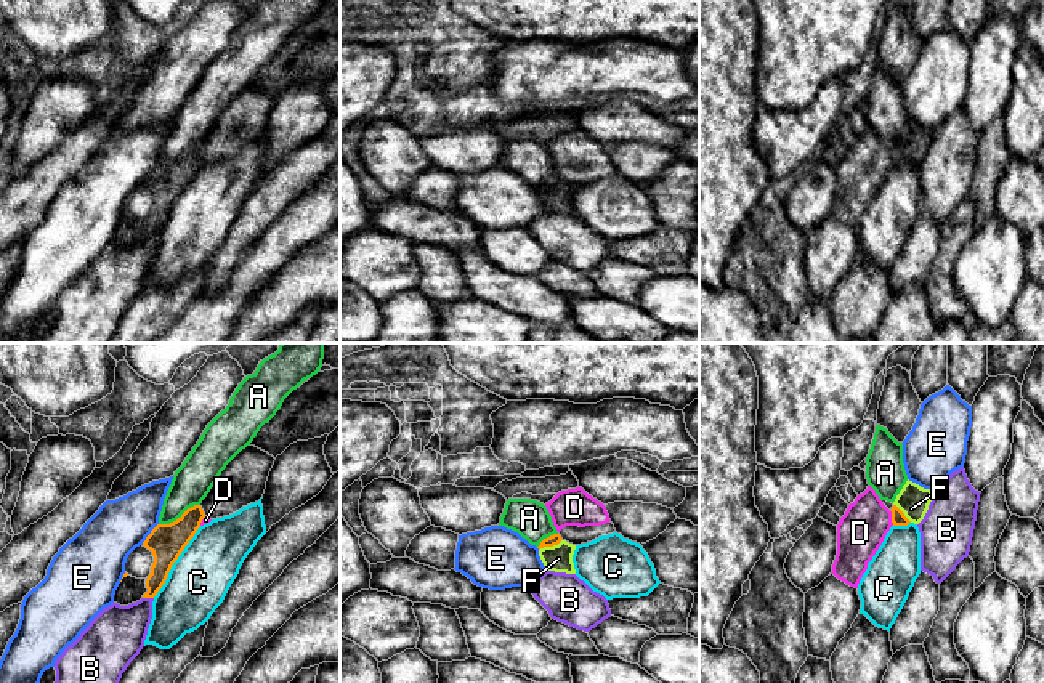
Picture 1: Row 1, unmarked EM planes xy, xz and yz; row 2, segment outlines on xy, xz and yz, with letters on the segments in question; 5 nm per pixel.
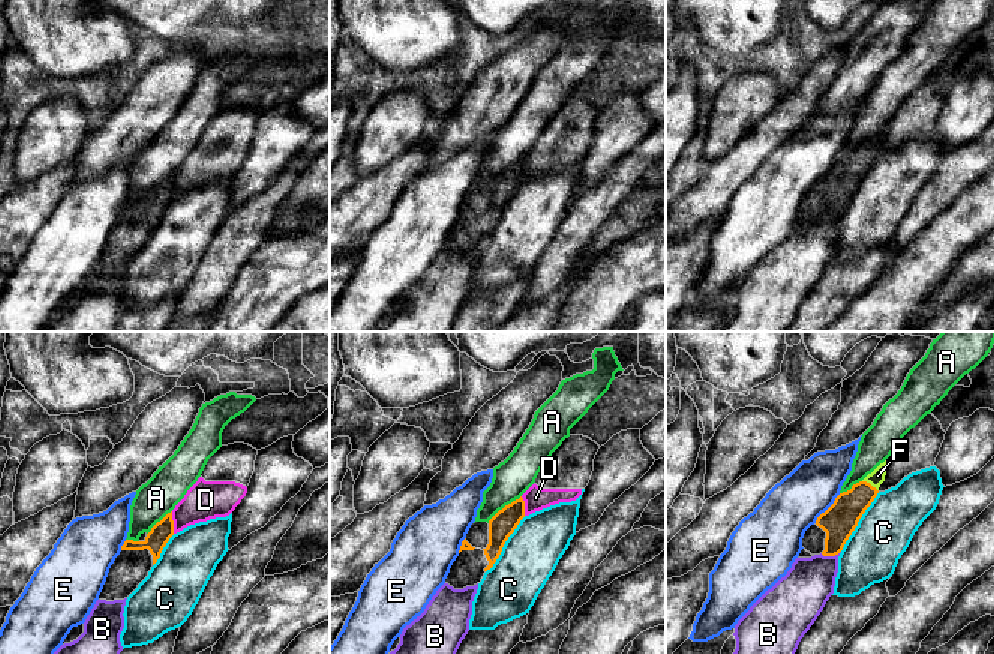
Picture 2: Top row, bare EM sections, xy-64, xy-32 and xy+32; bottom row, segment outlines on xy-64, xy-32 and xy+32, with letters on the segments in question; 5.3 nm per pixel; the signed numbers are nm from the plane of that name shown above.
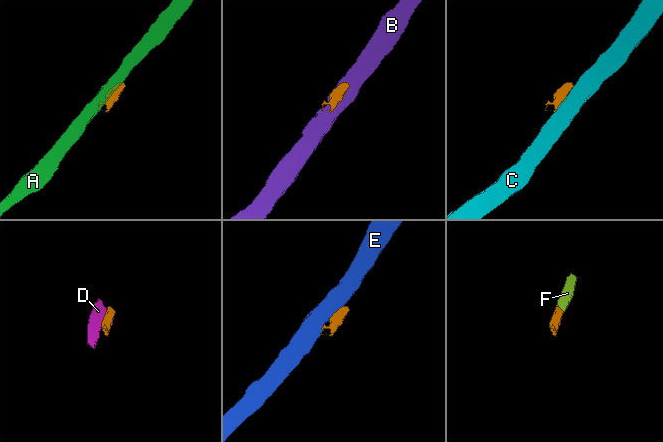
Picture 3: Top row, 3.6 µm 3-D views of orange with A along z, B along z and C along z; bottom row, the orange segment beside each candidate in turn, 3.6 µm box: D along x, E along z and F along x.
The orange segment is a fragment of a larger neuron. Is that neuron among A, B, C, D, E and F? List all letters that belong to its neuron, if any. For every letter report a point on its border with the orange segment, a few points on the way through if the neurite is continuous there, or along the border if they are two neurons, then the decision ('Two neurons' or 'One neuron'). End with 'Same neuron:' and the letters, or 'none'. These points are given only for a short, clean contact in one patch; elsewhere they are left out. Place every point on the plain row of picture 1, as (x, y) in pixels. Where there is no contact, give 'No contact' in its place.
A: Touches orange at xy (178, 159). Two neurons
B: Touches orange at xy (148, 238). Two neurons
C: Touches orange at xy (175, 201). Boundary: xy (201, 167), (174, 204), (162, 228), (153, 238). Two neurons
D: Touches orange at yz (892, 159). Boundary: yz (889, 151), (894, 165). Two neurons
E: Touches orange at xy (149, 175). Two neurons
F: Touches orange at xz (550, 186). Path across: xz (555, 180), (550, 186), (558, 199). One neuron
Same neuron: F

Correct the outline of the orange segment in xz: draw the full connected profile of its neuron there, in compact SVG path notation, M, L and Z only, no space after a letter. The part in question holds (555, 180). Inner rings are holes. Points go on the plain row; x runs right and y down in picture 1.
M560 175L544 180L537 189L547 212L576 215L573 204L576 186L563 181Z

